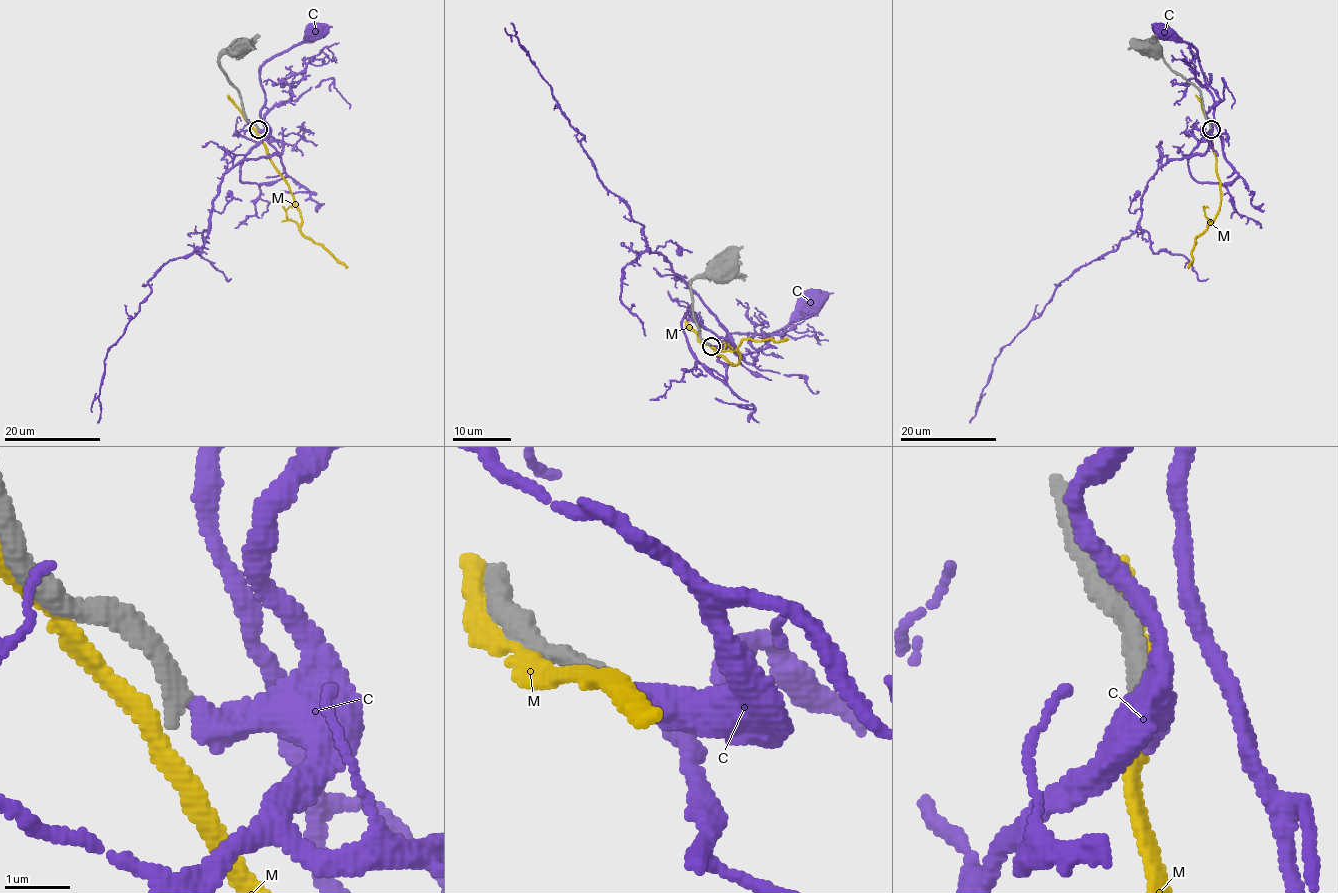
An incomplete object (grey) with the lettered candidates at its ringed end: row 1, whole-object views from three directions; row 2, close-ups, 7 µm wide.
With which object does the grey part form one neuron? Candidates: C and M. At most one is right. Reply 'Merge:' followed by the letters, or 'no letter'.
Merge: no letter

